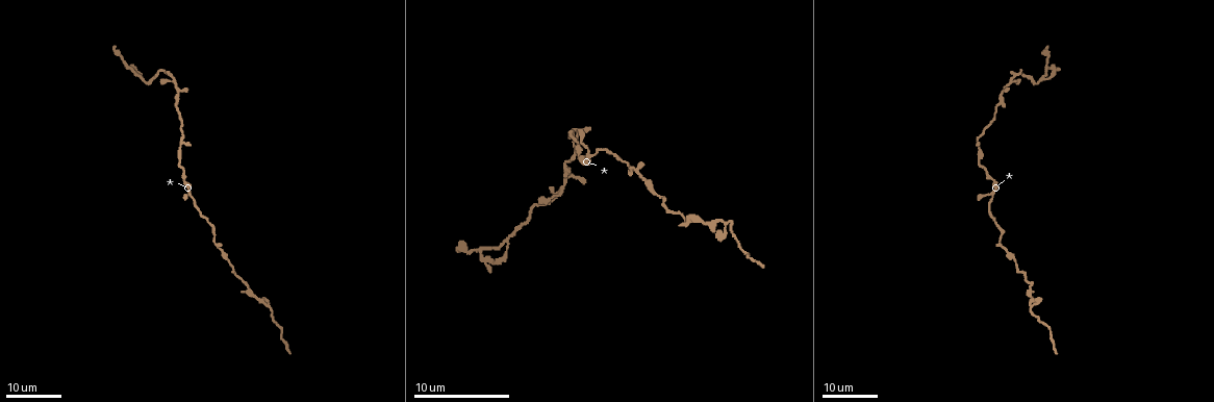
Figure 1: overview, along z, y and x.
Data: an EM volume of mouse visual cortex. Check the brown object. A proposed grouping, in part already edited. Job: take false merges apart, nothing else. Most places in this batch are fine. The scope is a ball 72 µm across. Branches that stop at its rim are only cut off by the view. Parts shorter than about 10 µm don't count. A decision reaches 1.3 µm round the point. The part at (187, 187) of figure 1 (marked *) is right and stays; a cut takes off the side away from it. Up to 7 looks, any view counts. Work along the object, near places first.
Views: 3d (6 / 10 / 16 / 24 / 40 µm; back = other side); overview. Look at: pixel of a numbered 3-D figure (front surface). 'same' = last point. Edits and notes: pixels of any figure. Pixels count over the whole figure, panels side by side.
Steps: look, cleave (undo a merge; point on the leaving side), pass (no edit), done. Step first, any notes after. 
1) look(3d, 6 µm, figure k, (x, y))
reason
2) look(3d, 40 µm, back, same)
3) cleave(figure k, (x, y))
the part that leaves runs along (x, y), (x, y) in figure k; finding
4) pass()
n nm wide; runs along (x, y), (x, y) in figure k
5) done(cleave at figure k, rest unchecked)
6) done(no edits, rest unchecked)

look(3d, 16 µm, figure 1, (1020, 270))
calibre changes

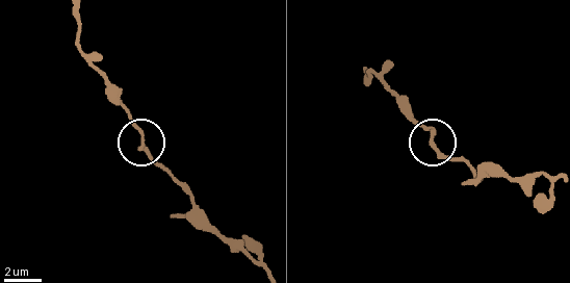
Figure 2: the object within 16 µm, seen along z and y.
look(3d, 10 µm, figure 2, (433, 133))

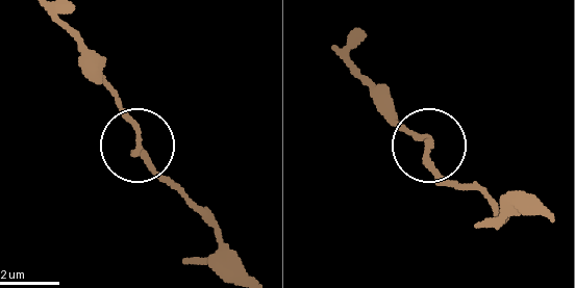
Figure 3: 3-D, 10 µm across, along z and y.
pass()
200 nm wide; one cell here

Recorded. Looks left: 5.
look(3d, 16 µm, figure 1, (1004, 250))
sudden change in width

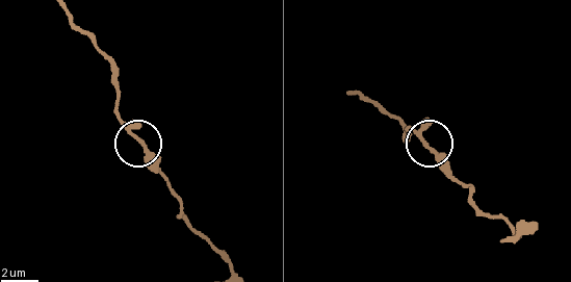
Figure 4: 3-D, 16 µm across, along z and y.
look(3d, 10 µm, figure 4, (432, 152))
zoom in

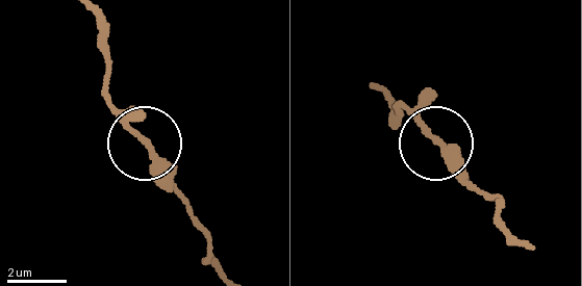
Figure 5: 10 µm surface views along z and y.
pass()
runs along (376, 88), (398, 115), (398, 108), (413, 115), (471, 187) in figure 5; all the same cell

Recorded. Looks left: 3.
look(3d, 24 µm, figure 1, (722, 221))
calibre changes

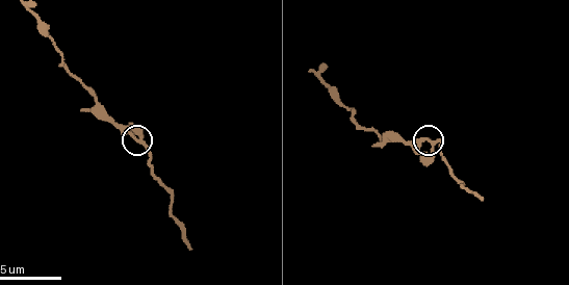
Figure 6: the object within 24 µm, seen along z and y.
look(3d, 10 µm, figure 6, (430, 142))
closer look

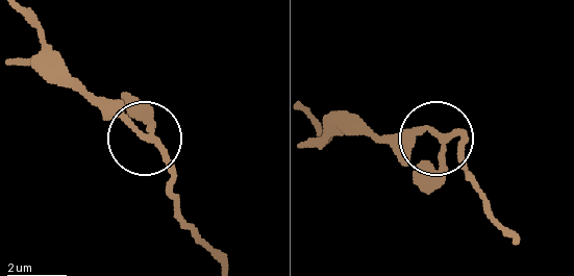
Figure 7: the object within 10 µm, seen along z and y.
pass()
190 nm wide; runs along (23, 13), (45, 57), (157, 147), (177, 197) in figure 7; all the same cell

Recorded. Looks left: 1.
done(no edits, rest unchecked)

